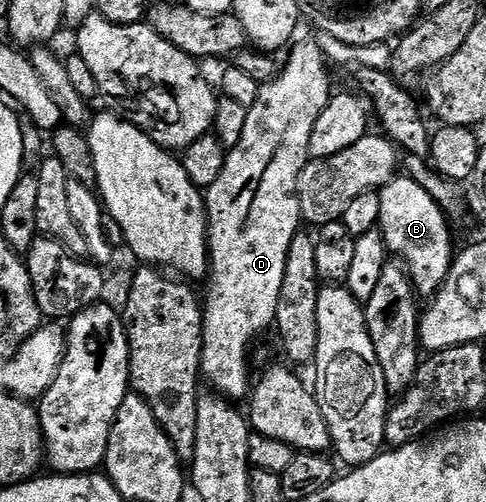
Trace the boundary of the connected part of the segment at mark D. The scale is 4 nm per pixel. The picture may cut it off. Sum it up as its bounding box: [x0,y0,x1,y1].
[201,40,332,399]

